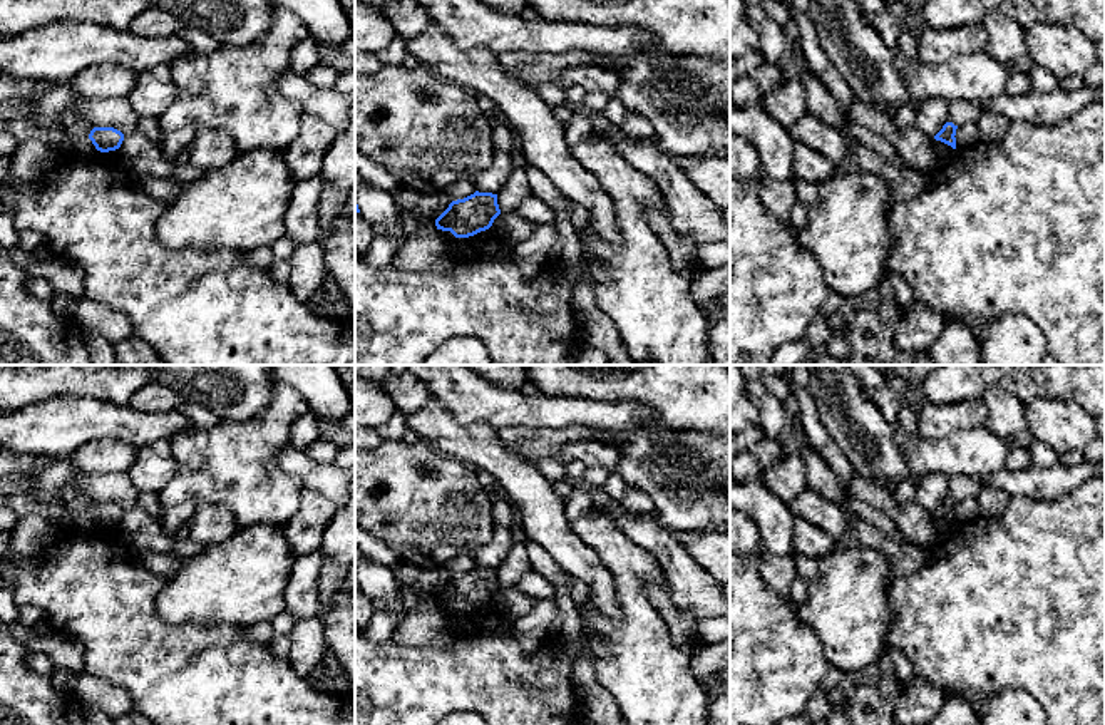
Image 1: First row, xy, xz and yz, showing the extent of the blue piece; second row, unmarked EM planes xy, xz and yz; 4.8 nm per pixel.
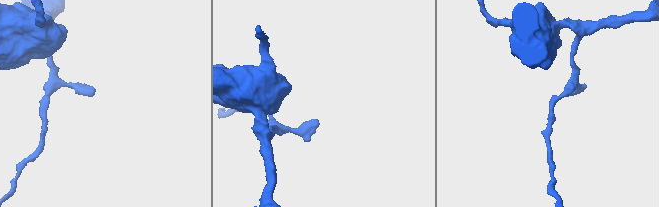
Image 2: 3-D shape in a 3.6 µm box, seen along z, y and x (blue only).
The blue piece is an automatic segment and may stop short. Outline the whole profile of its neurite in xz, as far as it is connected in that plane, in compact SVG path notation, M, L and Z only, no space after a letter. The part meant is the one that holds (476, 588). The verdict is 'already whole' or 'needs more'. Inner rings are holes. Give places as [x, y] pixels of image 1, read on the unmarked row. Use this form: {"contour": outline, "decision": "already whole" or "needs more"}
{"contour": "M479 568L452 576L435 594L437 604L450 606L455 613L469 613L492 601L501 589L497 569Z", "decision": "already whole"}

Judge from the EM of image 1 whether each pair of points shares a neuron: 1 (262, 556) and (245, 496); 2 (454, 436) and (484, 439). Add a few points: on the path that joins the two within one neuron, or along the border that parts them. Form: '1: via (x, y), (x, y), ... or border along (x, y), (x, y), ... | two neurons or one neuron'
1: border along (282, 526), (250, 524), (238, 528) | two neurons
2: via (461, 439), (477, 439) | one neuron

